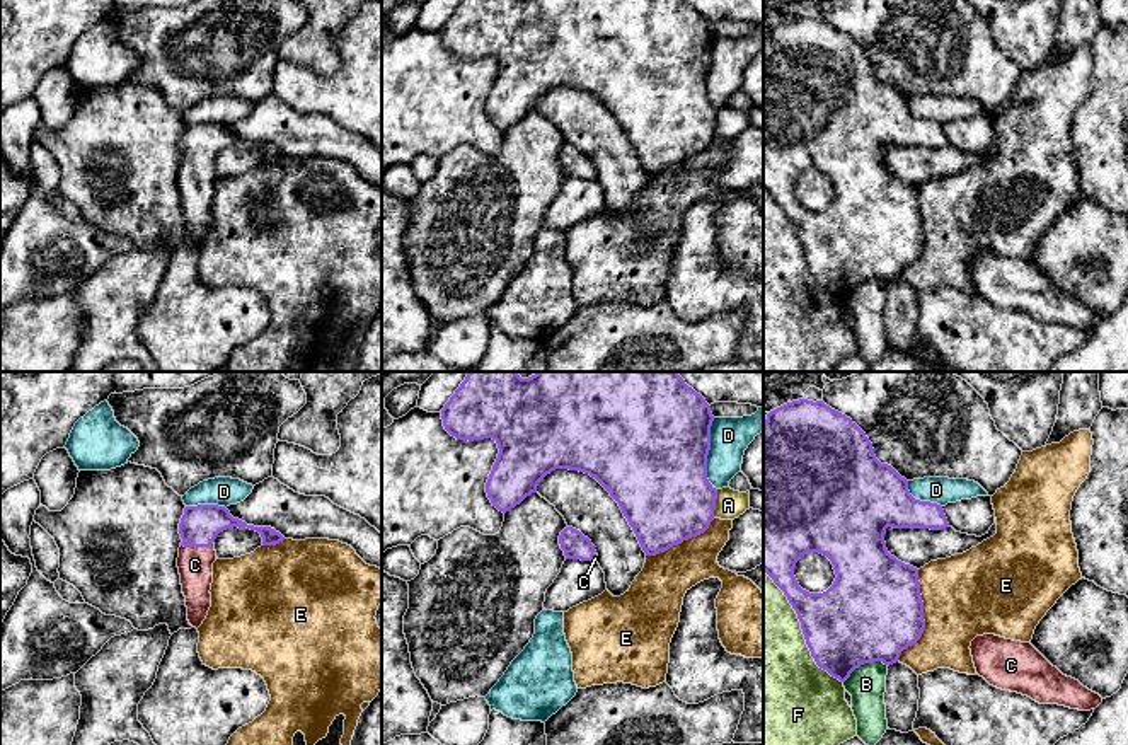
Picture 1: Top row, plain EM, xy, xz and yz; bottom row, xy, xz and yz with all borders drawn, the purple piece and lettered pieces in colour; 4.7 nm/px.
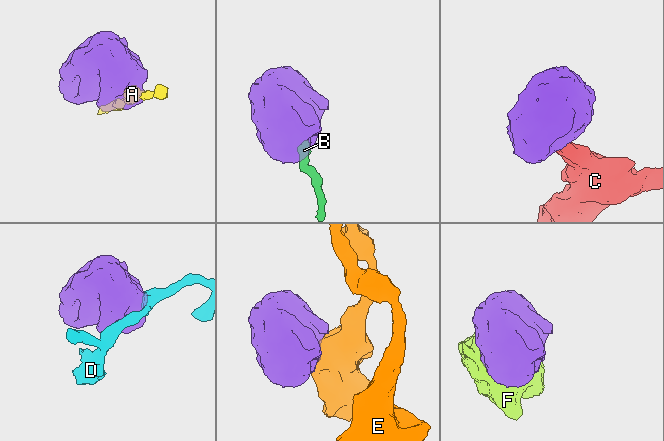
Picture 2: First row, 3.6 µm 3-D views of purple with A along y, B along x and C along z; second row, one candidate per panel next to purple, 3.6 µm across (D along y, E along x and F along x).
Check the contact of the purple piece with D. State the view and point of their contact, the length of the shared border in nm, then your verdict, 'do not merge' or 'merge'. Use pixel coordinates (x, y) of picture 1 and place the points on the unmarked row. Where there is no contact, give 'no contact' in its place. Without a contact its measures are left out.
contact xz (707, 72); length 340 nm; do not merge

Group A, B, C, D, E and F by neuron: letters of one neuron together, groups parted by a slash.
A D / B / C / E / F

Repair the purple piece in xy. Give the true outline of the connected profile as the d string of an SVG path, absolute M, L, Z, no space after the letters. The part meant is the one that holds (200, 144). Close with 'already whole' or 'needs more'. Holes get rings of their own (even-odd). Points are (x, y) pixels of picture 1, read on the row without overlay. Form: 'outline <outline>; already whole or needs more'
outline M186 124L179 141L181 165L177 186L186 215L187 239L199 245L211 225L213 181L216 179L215 157L227 147L250 147L261 152L262 164L276 164L285 155L271 145L254 145L233 136L225 124Z; needs more

